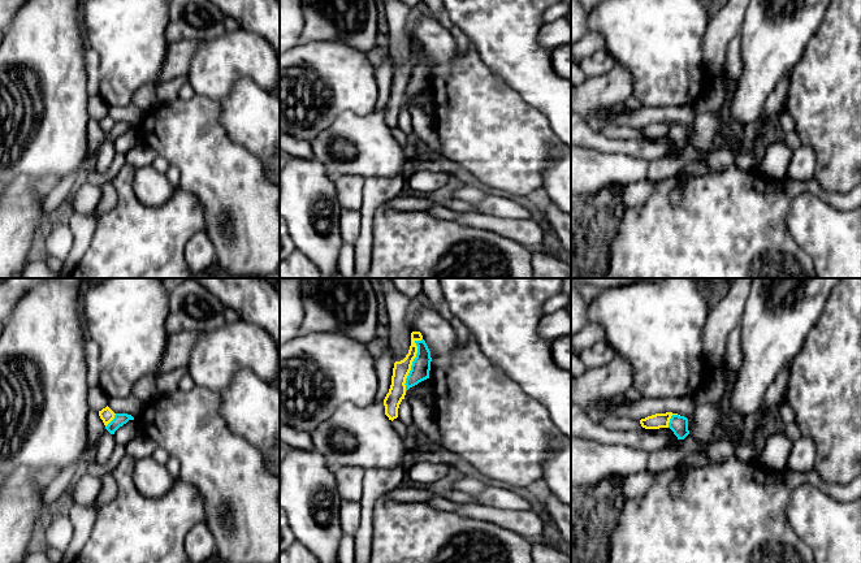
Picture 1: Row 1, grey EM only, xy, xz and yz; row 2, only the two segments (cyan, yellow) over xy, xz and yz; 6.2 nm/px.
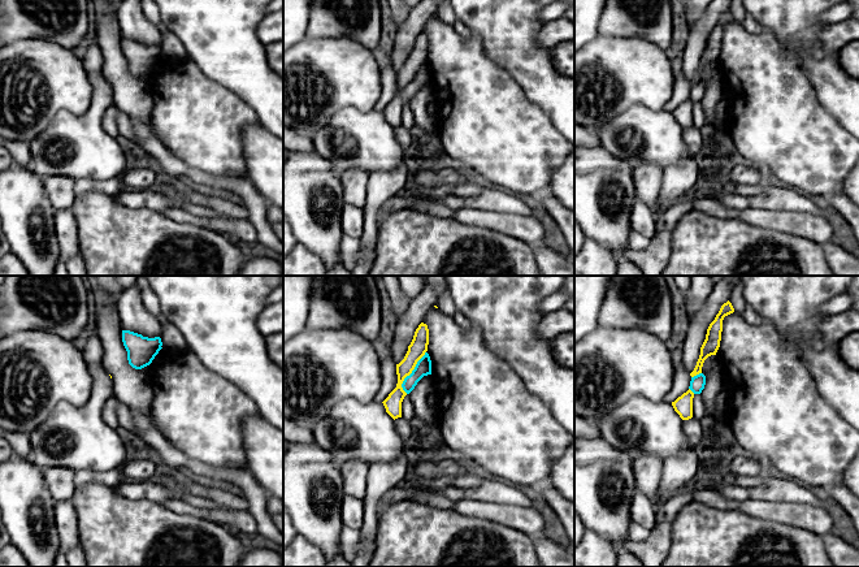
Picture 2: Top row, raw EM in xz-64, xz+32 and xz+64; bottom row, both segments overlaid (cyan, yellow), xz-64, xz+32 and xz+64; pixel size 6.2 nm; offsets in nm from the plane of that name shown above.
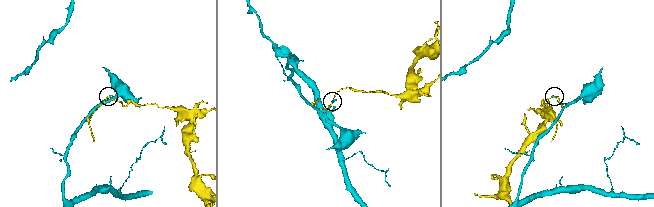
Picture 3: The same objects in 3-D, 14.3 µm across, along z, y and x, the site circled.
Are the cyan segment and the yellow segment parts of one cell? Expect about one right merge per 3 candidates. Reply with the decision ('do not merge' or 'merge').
do not merge

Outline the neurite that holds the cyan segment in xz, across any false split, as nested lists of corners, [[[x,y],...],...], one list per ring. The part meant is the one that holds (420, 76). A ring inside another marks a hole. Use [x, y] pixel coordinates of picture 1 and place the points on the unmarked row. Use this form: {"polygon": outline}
{"polygon": [[[424,48],[415,49],[417,55],[417,62],[416,66],[412,70],[411,79],[406,87],[406,100],[417,94],[419,91],[429,87],[429,79],[430,79],[430,60],[425,52]]]}

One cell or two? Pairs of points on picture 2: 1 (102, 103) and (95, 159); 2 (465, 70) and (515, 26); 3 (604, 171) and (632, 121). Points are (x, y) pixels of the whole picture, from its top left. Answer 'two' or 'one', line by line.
1: one
2: two
3: two

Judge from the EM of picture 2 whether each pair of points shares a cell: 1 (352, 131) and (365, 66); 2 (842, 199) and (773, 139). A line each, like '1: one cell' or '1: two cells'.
1: two cells
2: two cells

